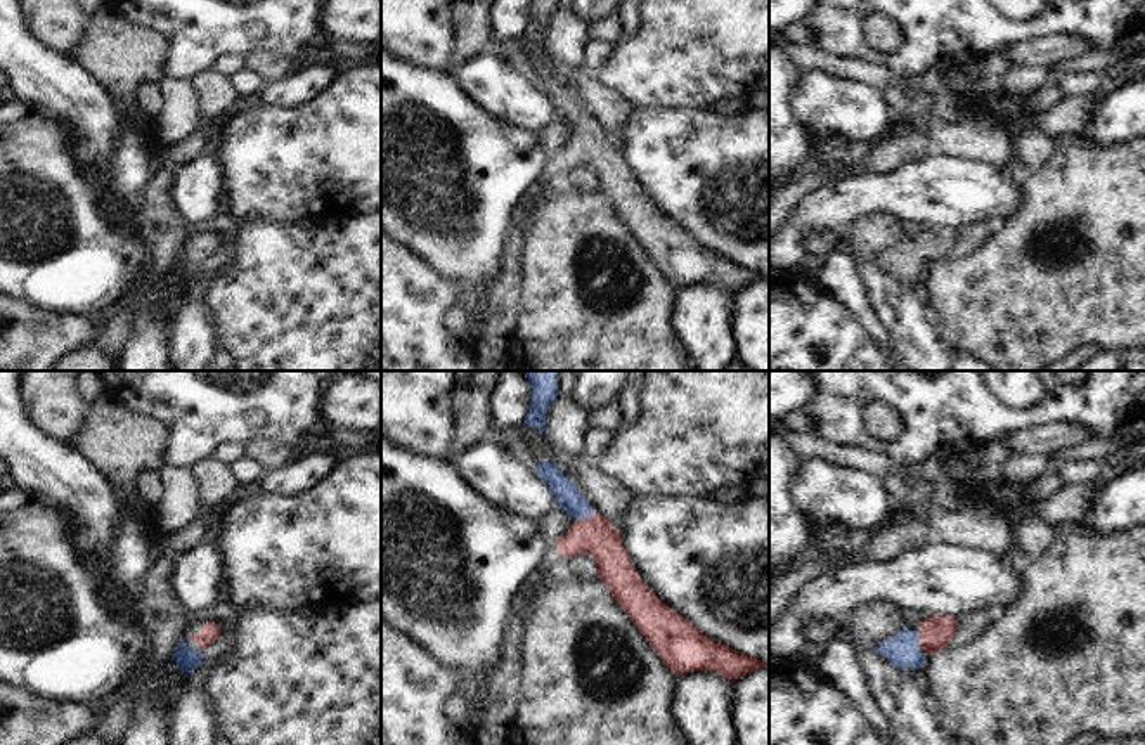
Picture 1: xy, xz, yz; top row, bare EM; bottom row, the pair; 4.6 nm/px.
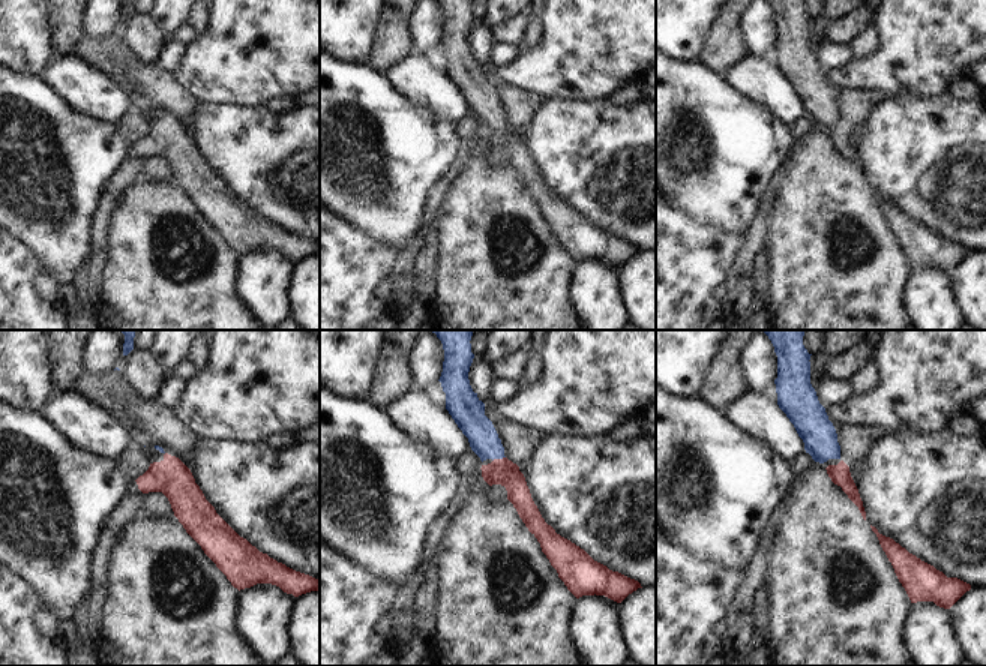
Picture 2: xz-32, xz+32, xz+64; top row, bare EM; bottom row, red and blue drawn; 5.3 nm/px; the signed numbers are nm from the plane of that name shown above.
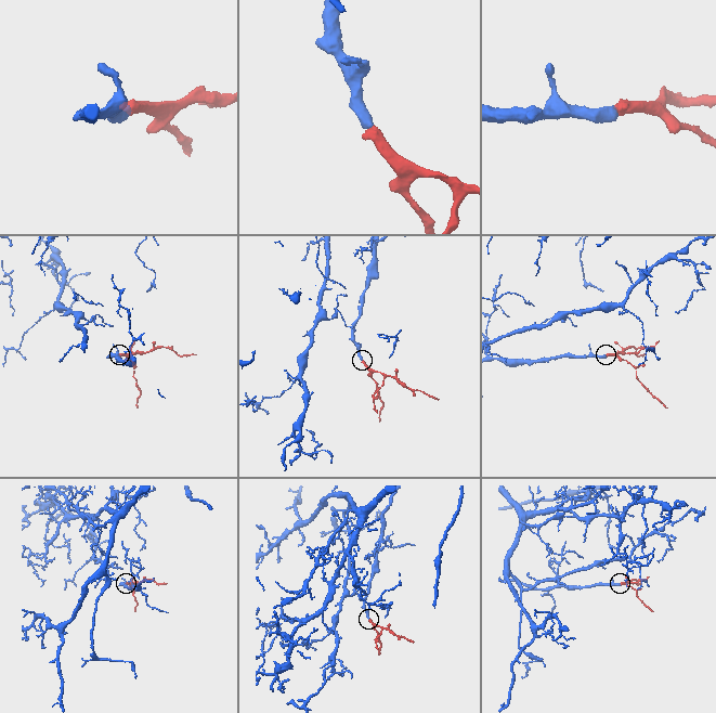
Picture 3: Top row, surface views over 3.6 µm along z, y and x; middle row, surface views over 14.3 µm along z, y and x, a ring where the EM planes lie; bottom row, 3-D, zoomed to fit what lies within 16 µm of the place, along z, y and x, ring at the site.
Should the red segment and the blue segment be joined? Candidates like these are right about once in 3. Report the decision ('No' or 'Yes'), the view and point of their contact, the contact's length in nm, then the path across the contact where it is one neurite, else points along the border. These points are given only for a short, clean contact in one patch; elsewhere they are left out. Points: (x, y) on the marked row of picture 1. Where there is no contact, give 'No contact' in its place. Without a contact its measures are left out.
Yes. Touches red at xz (588, 518). Shared border 80 nm. Path across: xz (595, 536), (588, 518), (567, 496).

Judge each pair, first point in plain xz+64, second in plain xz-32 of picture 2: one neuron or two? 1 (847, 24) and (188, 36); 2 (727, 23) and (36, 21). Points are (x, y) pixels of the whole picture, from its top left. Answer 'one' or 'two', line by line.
1: one
2: two

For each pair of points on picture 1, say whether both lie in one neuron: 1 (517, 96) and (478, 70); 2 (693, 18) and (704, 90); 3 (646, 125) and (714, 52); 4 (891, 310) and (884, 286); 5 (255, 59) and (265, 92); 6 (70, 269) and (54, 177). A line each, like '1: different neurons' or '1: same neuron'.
1: same neuron
2: same neuron
3: different neurons
4: same neuron
5: different neurons
6: same neuron

